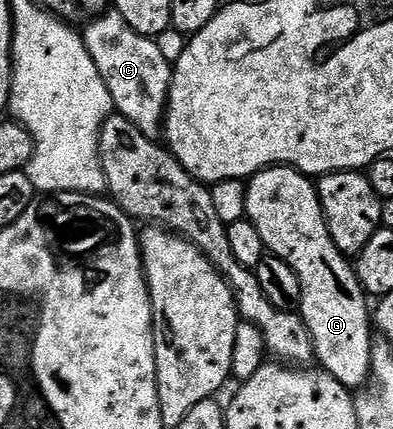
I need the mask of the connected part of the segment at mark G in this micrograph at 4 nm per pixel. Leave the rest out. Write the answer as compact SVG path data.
M269 167L251 176L246 189L246 218L256 227L266 250L274 258L285 261L285 265L293 269L301 285L297 314L309 329L318 366L332 375L342 387L362 388L371 375L373 311L370 306L367 308L369 296L359 284L359 276L355 274L354 266L349 262L348 256L337 249L329 233L329 225L319 200L316 184L303 172L296 171L293 167Z

